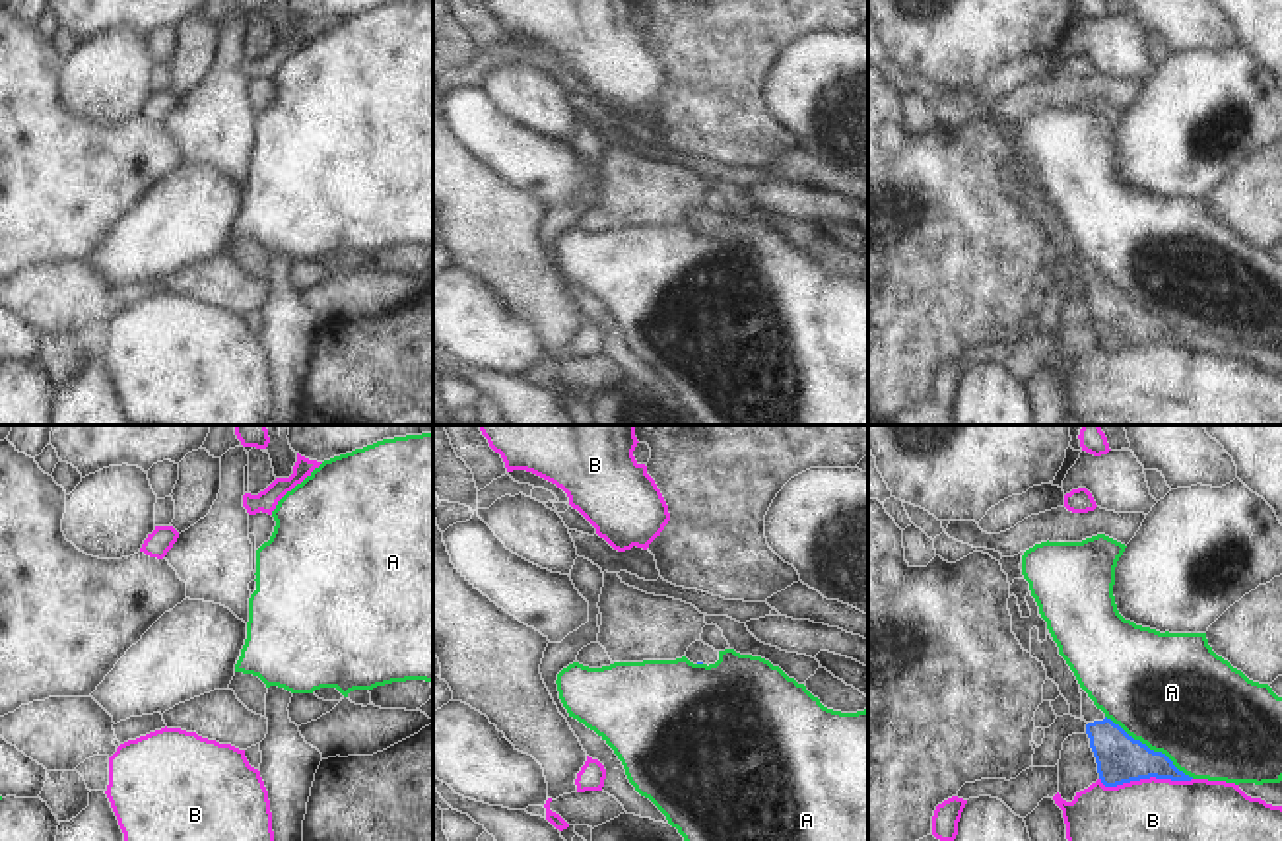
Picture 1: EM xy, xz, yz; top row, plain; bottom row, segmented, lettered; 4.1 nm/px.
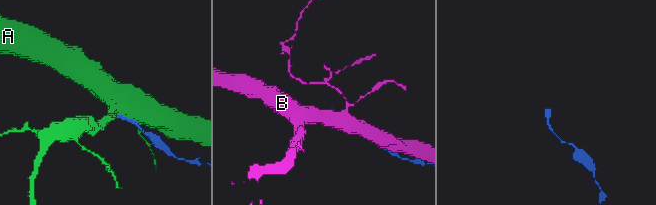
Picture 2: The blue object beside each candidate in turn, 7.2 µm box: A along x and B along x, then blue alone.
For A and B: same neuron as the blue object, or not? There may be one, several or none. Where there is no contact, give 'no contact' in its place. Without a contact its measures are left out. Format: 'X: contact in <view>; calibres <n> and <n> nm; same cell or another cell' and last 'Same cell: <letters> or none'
A: contact in yz; calibres 200 and 480 nm; another cell
B: contact in yz; calibres 200 and 480 nm; another cell
Same cell: none

